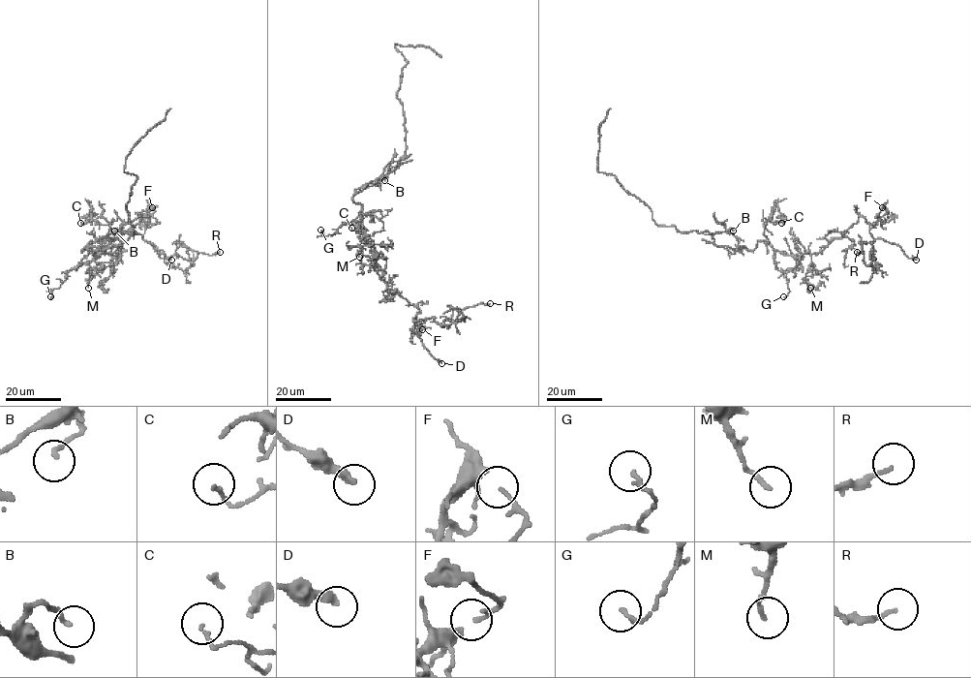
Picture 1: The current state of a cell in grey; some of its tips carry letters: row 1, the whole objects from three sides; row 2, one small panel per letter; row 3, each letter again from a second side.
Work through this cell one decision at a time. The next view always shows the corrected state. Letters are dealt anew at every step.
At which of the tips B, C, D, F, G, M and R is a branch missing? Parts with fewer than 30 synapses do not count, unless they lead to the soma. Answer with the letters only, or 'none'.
none

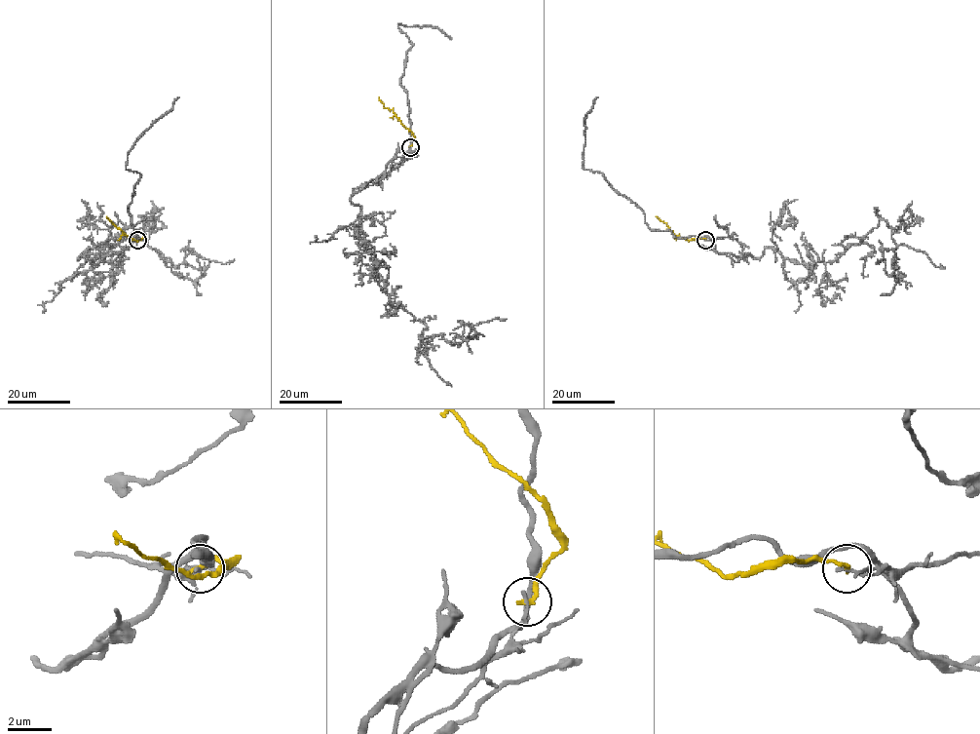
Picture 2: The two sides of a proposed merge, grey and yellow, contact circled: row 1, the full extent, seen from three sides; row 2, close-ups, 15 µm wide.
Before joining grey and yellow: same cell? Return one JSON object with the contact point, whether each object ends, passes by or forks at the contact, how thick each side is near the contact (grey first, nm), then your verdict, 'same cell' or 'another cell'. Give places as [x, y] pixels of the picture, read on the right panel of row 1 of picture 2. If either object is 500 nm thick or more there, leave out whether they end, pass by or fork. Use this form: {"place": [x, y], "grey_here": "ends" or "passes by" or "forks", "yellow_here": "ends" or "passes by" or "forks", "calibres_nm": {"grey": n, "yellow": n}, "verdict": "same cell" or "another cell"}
{"place": [705, 240], "grey_here": "ends", "yellow_here": "ends", "calibres_nm": {"grey": 150, "yellow": 220}, "verdict": "another cell"}

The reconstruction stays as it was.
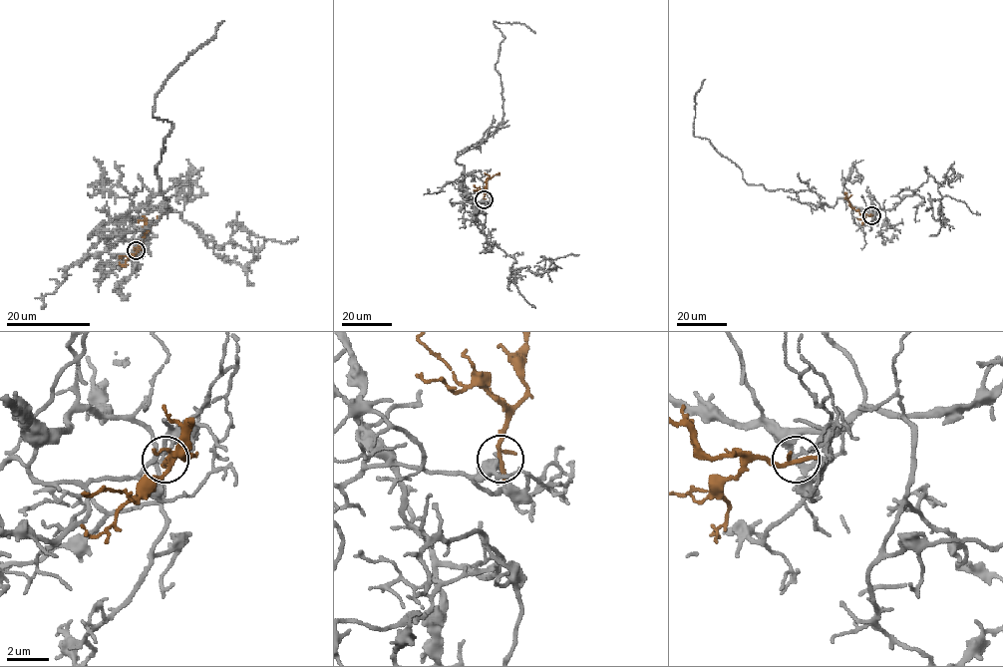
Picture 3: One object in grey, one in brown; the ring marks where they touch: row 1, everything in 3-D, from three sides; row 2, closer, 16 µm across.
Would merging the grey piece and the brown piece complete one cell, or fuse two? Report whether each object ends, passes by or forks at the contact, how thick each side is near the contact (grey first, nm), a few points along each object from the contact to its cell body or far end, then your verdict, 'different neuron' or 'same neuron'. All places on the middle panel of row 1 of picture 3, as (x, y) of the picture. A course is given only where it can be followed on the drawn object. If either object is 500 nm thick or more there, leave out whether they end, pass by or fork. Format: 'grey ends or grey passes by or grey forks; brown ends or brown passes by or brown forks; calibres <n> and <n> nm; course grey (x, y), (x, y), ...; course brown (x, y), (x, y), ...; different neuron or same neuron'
grey ends; brown ends; calibres 160 and 280 nm; course grey (483, 199), (468, 200), (456, 159), (502, 121), (496, 67), (505, 38), (493, 22), (534, 33); course brown (484, 199), (486, 180), (499, 172); different neuron

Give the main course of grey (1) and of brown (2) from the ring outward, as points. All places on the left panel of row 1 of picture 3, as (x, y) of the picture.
1: (136, 250), (111, 254), (103, 220), (89, 235), (169, 208), (156, 95), (222, 20)
2: (137, 250), (142, 249), (141, 237), (162, 215)

